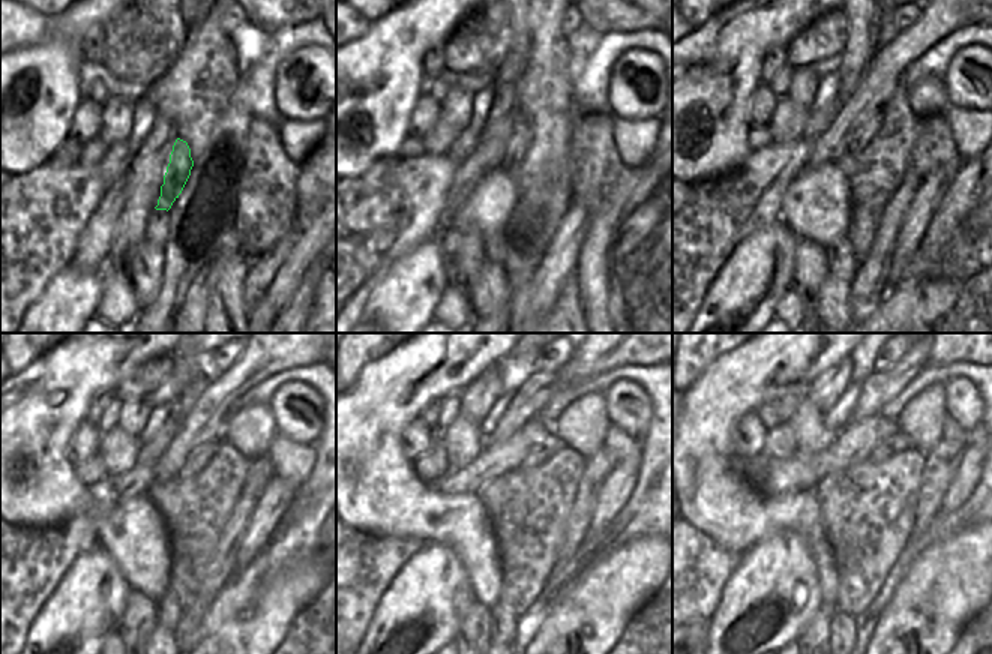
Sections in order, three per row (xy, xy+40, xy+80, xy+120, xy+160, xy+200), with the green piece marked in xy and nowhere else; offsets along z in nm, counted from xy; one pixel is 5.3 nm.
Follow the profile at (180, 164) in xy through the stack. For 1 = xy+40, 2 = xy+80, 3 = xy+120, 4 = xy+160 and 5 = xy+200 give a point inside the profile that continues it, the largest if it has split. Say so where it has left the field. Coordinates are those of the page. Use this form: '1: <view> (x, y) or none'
1: xy+40 (520, 143)
2: xy+80 (868, 125)
3: xy+120 (200, 456)
4: xy+160 (539, 453)
5: xy+200 (892, 444)

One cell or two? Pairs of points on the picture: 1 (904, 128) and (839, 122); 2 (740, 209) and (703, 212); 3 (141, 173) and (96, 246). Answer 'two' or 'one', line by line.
1: two
2: one
3: one

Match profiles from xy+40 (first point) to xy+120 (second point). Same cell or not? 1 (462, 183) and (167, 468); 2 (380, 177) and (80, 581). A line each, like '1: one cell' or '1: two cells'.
1: one cell
2: two cells

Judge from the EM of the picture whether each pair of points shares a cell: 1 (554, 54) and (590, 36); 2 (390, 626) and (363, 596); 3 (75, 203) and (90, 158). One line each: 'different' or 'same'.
1: different
2: different
3: different

